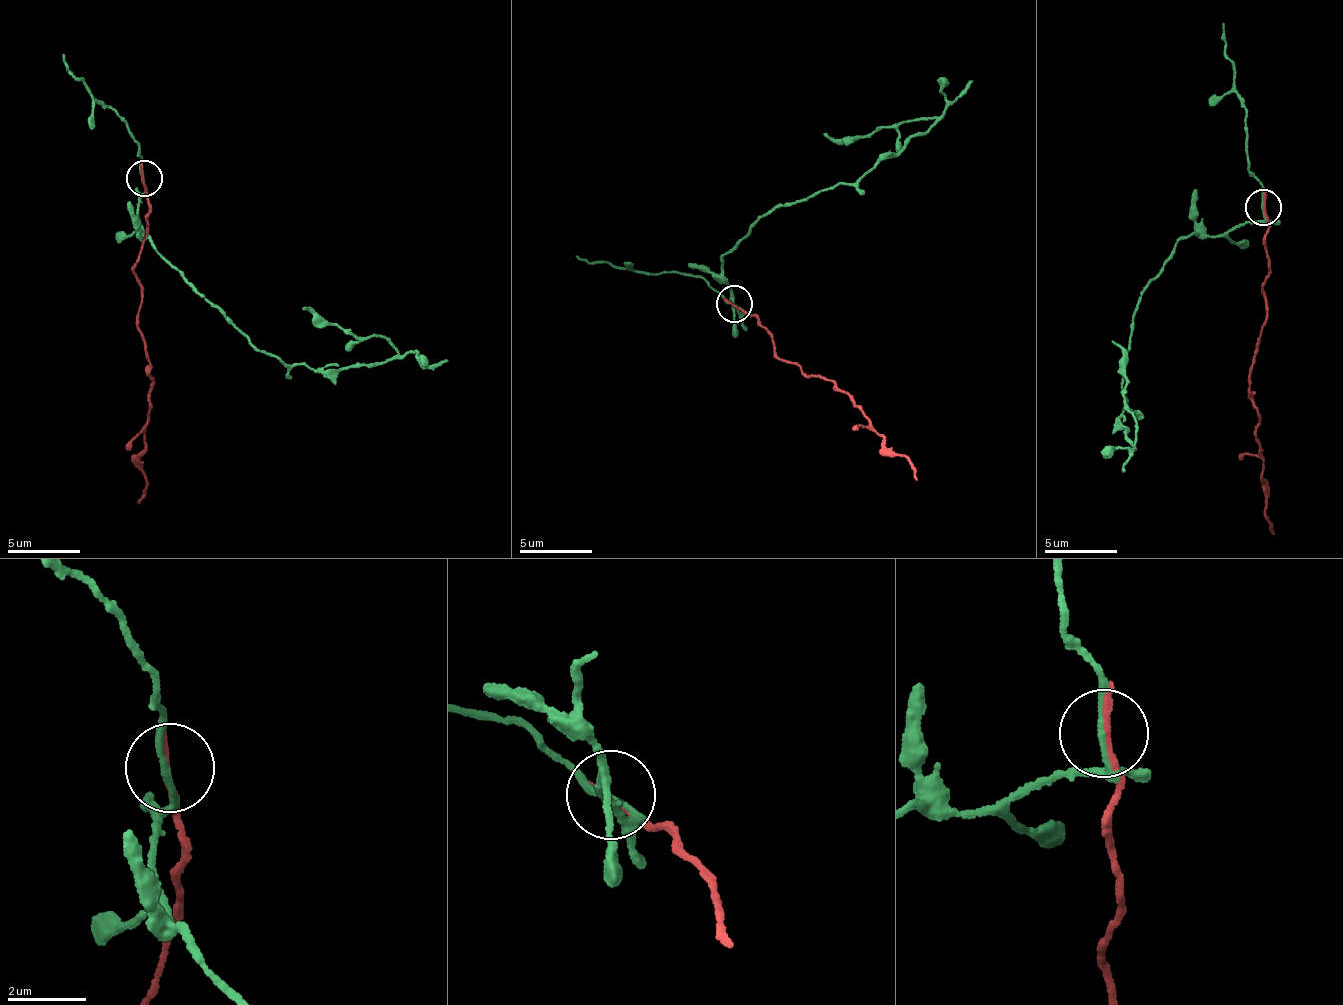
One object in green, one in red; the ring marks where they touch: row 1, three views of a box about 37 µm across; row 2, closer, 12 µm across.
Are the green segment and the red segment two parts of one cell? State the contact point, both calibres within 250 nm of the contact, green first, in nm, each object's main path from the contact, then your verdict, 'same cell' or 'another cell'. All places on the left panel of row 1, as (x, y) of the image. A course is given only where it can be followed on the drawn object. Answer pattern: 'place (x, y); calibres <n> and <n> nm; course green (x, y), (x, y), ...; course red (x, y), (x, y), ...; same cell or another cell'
place (144, 178); calibres 150 and 160 nm; course green (145, 179), (138, 220), (157, 251), (263, 353), (335, 372), (395, 352), (303, 308); course red (143, 177), (147, 236), (132, 272), (139, 286), (152, 382), (140, 454), (145, 486), (138, 502); another cell

